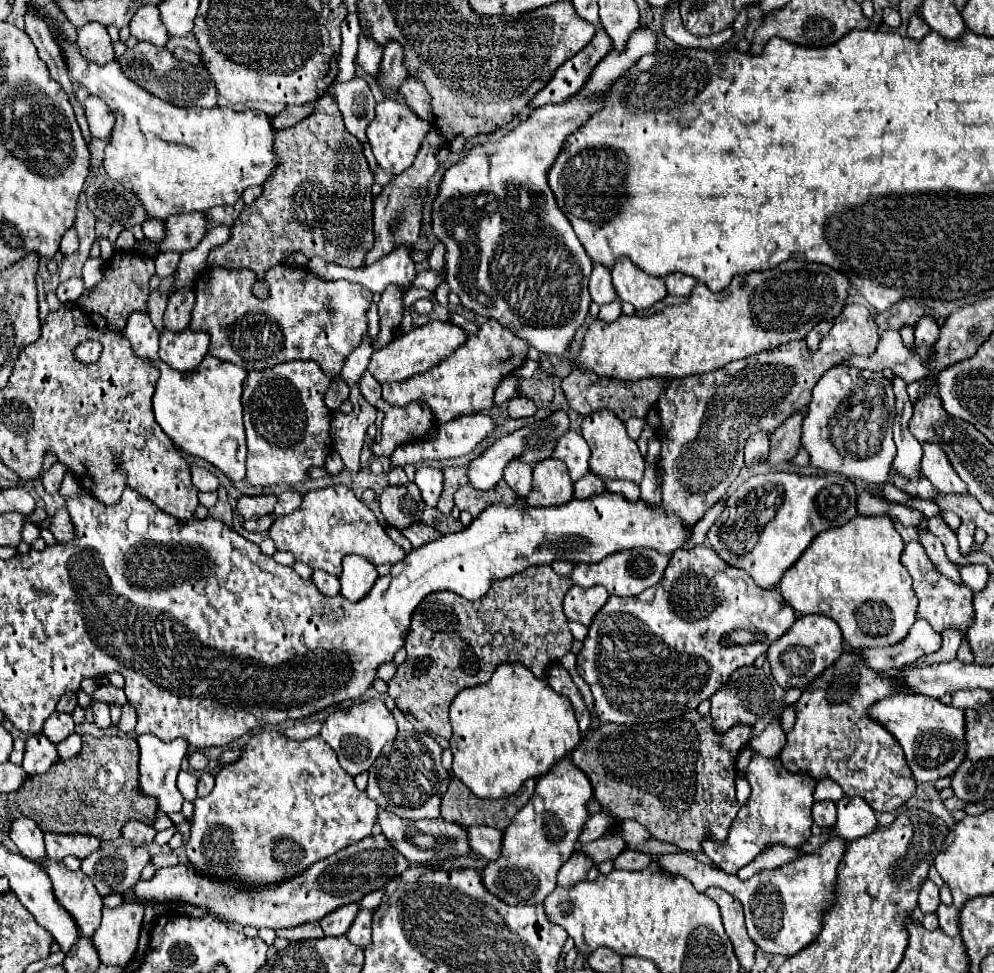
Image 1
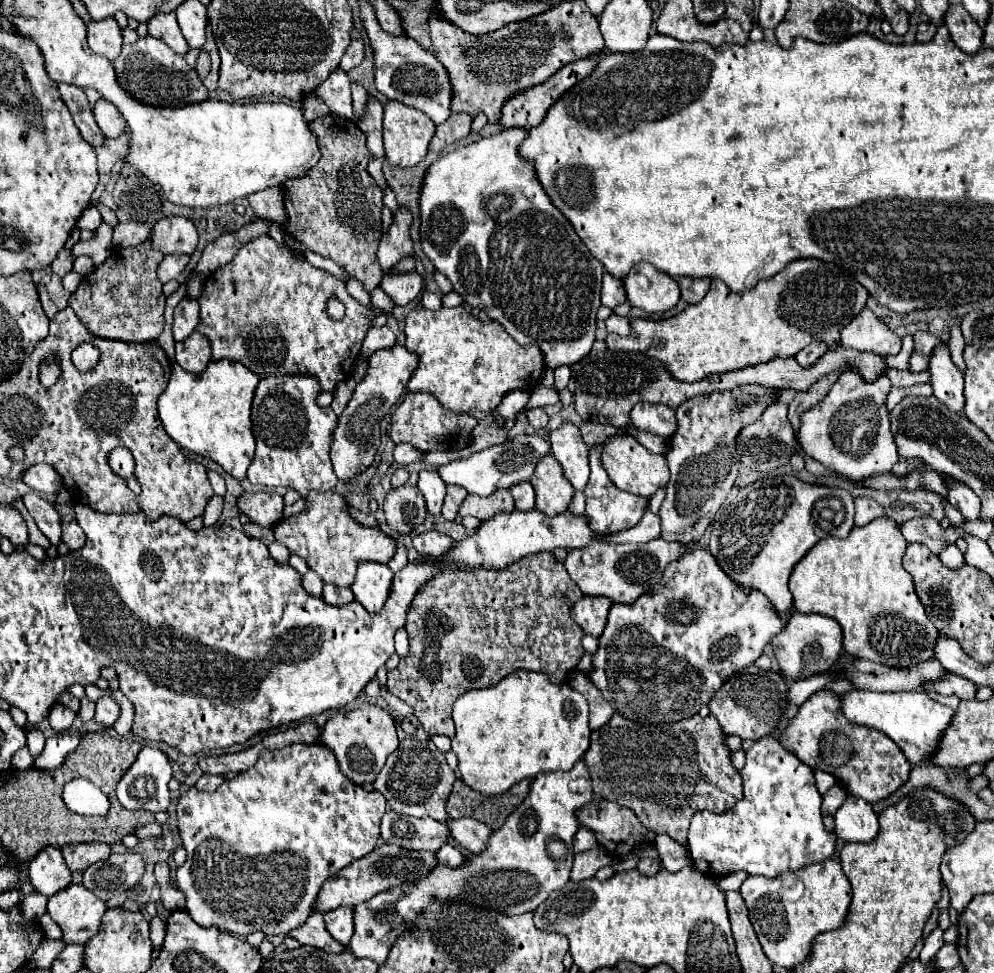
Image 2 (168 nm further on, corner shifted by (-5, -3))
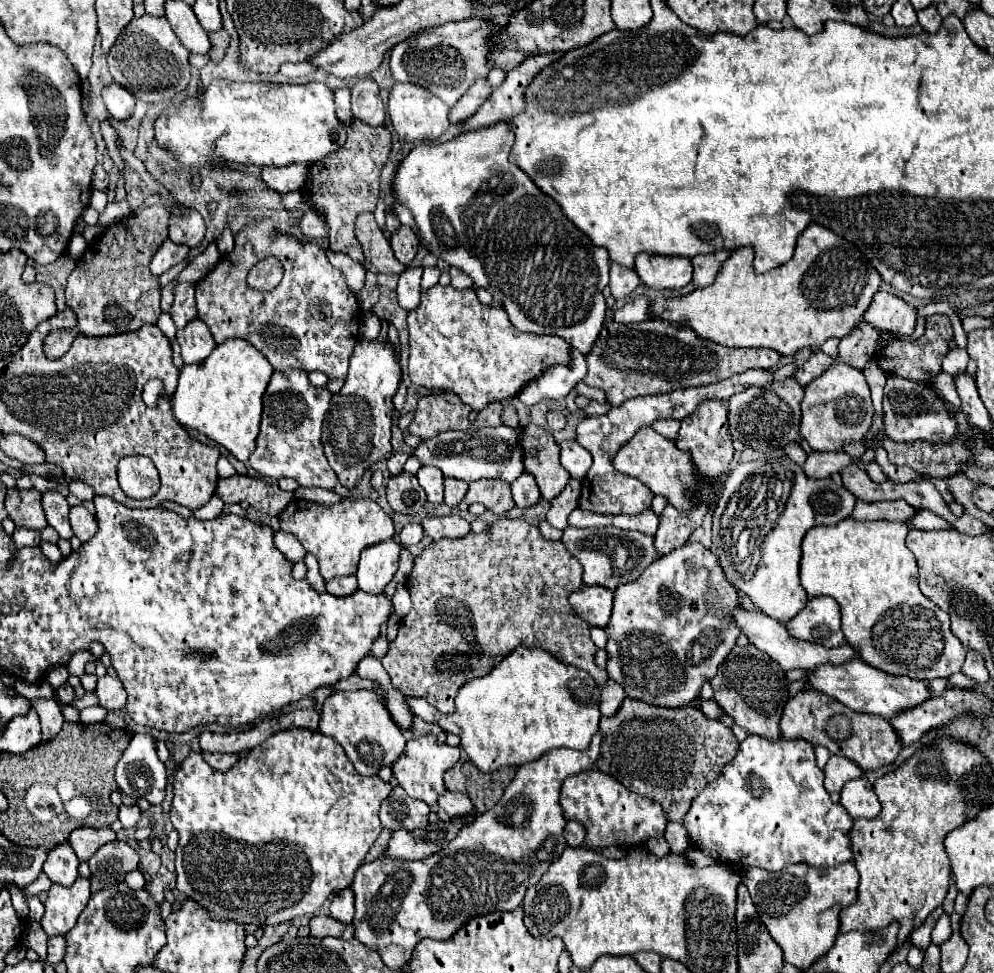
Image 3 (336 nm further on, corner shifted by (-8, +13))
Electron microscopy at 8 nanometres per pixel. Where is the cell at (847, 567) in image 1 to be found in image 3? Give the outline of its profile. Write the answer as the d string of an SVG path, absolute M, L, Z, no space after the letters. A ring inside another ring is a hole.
M846 518L838 524L832 524L832 526L814 526L806 536L804 536L804 542L802 542L802 560L800 560L800 584L802 588L808 592L808 596L830 596L834 598L840 608L842 608L842 632L844 632L844 638L848 644L852 644L860 658L882 670L882 672L888 672L888 674L894 674L894 676L910 676L910 678L918 678L918 680L928 680L932 682L934 678L948 678L956 672L962 670L962 664L964 664L964 658L966 658L966 648L962 646L962 642L950 632L950 618L948 614L938 608L932 600L928 600L920 588L918 588L918 568L916 568L916 560L912 556L912 552L906 548L904 544L904 538L908 534L908 524L906 522L886 522L886 520L854 520L854 518Z

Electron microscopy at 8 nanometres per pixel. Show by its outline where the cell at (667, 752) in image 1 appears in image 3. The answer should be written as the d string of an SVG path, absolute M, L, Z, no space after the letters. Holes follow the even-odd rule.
M624 698L618 712L614 716L606 716L600 720L602 734L602 752L596 760L596 768L620 784L630 788L632 792L658 802L664 810L666 820L682 822L686 812L690 810L692 800L710 784L722 776L722 768L734 760L740 744L730 728L726 728L718 720L710 720L698 706L682 706L682 708L658 708L632 698Z

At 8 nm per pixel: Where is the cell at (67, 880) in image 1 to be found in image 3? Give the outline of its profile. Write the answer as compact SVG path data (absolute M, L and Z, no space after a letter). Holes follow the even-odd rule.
M78 876L72 886L52 884L52 888L48 890L48 900L44 902L44 932L48 936L68 934L76 926L78 916L86 908L90 896L90 880L84 876Z

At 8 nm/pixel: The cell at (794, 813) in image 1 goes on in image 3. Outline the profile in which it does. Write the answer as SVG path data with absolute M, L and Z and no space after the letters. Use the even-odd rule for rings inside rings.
M748 734L744 742L740 742L740 750L734 756L734 760L722 770L722 776L714 782L710 782L702 794L698 794L690 806L690 812L684 816L684 826L690 834L690 840L696 848L700 848L704 854L716 858L716 860L730 860L734 866L740 868L748 868L748 866L760 866L766 870L782 870L788 864L810 864L810 866L834 866L840 862L848 862L852 860L852 848L850 848L850 840L848 840L848 832L852 828L852 818L850 814L844 810L842 804L834 804L824 788L824 772L816 766L816 758L814 758L814 746L806 744L806 740L786 740L786 738L778 738L776 742L758 736L758 734Z

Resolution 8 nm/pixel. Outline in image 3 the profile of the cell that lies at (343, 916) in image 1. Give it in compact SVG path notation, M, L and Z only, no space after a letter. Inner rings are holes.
M344 888L340 890L334 898L332 898L332 906L330 906L330 916L344 922L344 924L350 924L352 918L354 918L354 894L350 888Z

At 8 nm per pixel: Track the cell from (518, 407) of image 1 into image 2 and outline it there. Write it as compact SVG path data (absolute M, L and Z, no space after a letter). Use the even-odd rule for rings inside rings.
M543 408L529 410L529 412L527 412L527 418L529 418L529 424L531 424L533 428L537 428L537 430L545 428L545 426L547 426L547 422L549 422L549 416L545 414L545 410L543 410Z

